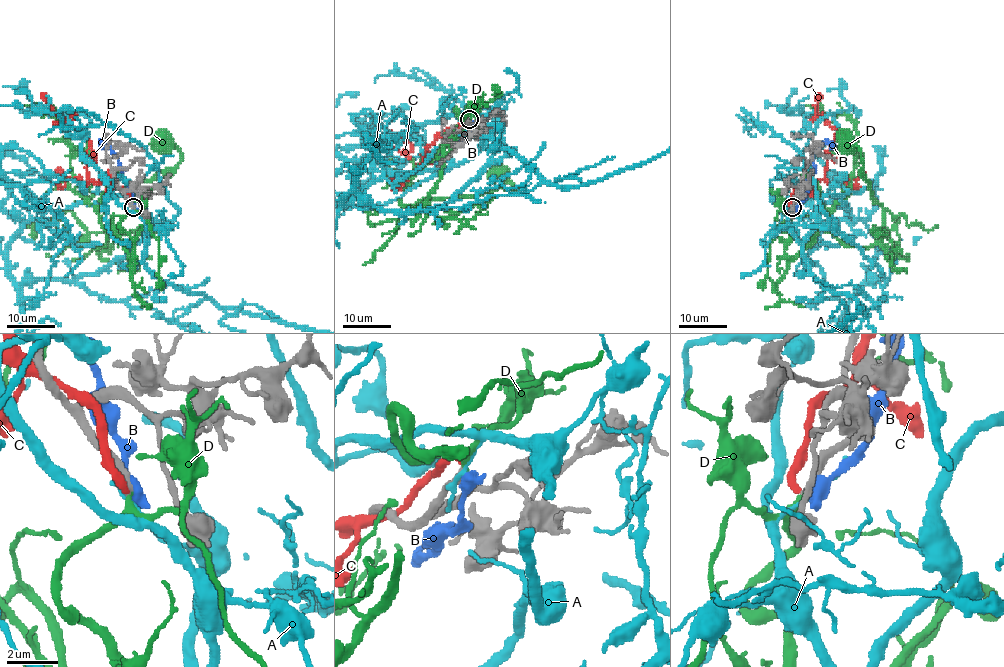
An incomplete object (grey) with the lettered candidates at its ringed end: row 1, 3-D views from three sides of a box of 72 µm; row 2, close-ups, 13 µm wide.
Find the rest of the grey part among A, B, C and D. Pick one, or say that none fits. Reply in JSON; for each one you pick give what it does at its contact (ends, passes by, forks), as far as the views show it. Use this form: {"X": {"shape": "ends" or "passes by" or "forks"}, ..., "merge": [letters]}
{"D": {"shape": "ends"}, "merge": ["D"]}

